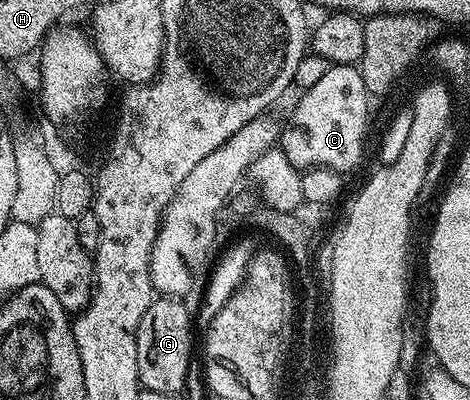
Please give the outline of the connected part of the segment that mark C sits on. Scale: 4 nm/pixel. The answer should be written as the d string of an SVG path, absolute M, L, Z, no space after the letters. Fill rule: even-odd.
M334 64L300 96L301 101L293 108L293 121L284 125L279 148L298 170L328 168L338 174L351 171L365 152L365 127L371 121L368 94L358 69L351 64Z

